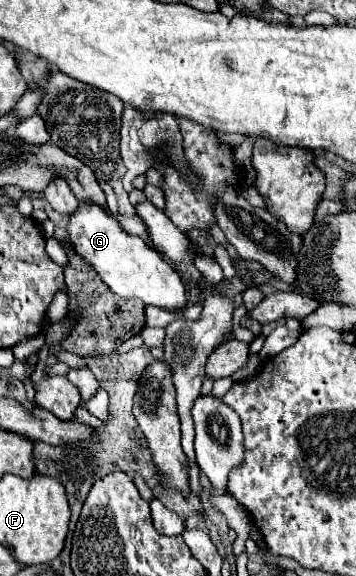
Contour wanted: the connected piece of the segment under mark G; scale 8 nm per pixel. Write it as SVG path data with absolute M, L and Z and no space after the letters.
M93 203L79 205L75 215L71 215L69 241L73 243L75 251L95 267L103 283L107 283L117 295L137 297L145 305L155 305L173 313L185 309L187 289L183 285L181 275L173 271L173 267L155 249L147 247L145 241L125 235L119 223L109 217L103 207L97 207Z

